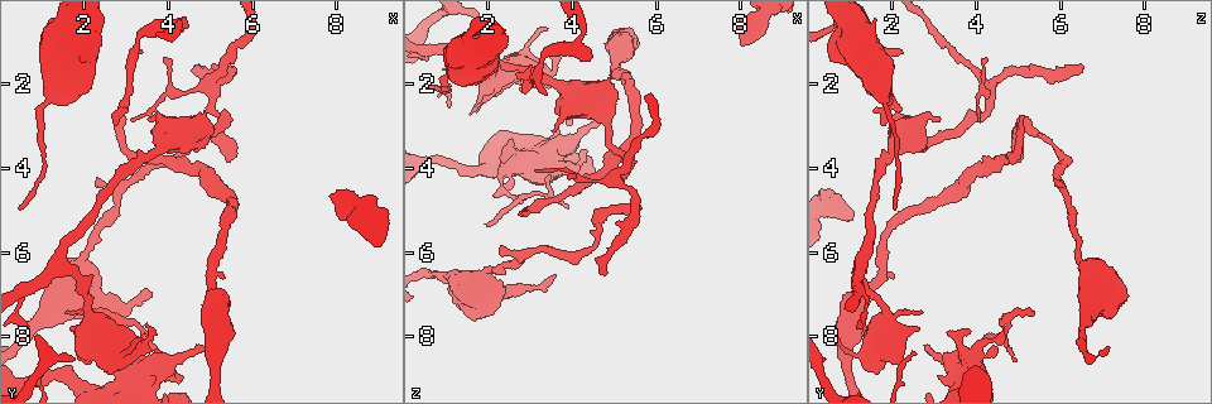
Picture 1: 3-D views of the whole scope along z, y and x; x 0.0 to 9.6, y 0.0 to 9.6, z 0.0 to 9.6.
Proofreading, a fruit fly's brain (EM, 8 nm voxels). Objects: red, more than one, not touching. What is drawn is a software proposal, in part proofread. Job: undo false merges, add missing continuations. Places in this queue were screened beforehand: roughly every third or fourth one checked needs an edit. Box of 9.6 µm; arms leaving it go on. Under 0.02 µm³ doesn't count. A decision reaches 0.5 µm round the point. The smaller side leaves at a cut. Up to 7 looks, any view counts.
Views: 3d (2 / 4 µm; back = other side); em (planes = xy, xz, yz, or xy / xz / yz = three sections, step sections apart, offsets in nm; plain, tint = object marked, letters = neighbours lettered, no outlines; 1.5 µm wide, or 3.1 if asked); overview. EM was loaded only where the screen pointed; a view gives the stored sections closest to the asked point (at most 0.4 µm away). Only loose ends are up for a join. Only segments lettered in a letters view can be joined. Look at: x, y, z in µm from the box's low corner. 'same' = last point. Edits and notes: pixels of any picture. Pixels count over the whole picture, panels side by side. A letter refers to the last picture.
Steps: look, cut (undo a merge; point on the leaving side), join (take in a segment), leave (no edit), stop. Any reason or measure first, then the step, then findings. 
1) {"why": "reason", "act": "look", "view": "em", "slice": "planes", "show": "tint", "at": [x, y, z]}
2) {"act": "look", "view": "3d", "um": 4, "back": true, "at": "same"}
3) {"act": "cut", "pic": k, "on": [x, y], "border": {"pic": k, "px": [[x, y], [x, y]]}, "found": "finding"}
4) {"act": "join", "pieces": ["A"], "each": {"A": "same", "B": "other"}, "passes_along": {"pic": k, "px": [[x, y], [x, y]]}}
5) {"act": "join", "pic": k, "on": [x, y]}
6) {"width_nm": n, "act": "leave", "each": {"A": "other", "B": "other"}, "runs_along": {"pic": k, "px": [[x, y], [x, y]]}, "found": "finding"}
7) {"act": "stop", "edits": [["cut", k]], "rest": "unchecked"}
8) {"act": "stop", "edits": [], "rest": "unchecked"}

{"why": "calibre changes", "act": "look", "view": "3d", "um": 4, "at": [1.95, 6.20, 6.50]}

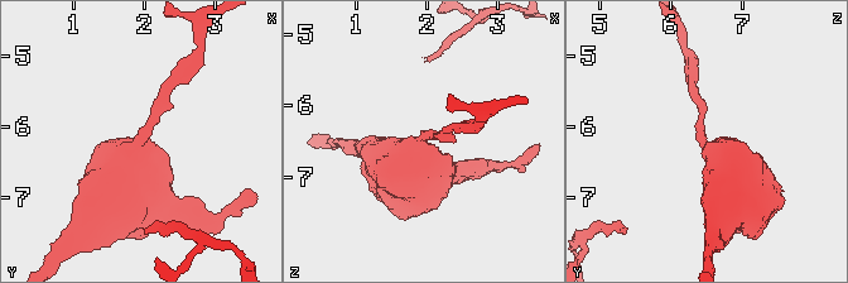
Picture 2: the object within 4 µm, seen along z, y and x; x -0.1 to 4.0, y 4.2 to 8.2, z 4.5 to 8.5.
{"arm_widths_nm": [160, 850], "why": "now the EM", "act": "look", "view": "em", "slice": "planes", "show": "plain", "at": [1.90, 6.20, 6.45]}

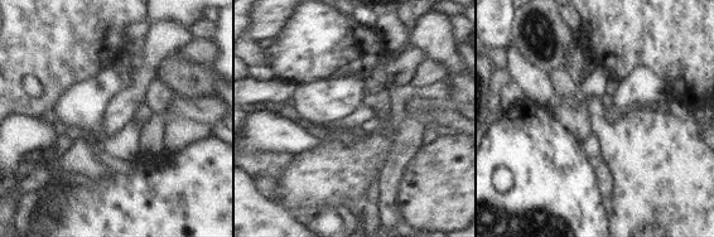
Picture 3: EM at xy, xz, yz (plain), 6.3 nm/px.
{"why": "what lies round it", "act": "look", "view": "em", "slice": "planes", "show": "letters", "at": "same"}

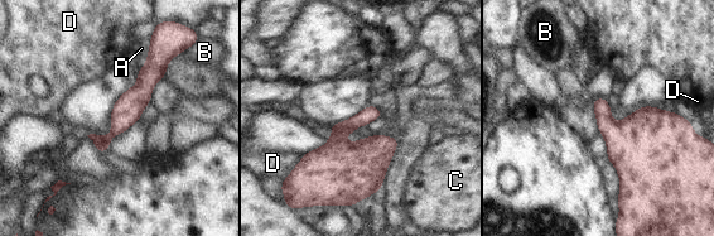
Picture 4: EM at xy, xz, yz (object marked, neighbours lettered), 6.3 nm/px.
{"act": "leave", "each": {"A": "other", "B": "other", "C": "other", "D": "other"}, "border": {"pic": 4, "px": [[304, 154], [292, 172]]}, "found": "continuous, no second neuron"}

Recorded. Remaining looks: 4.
{"why": "thin end", "act": "look", "view": "3d", "um": 2, "at": [0.75, 7.75, 1.25]}

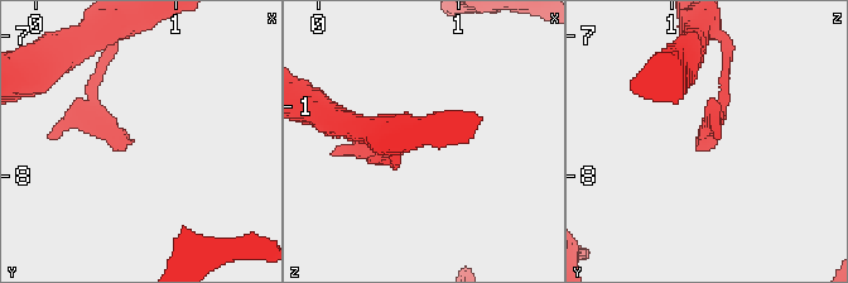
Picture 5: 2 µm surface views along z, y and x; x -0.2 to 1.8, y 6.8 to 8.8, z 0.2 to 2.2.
{"act": "look", "view": "em", "slice": "planes", "show": "letters", "at": [0.70, 7.74, 1.24]}

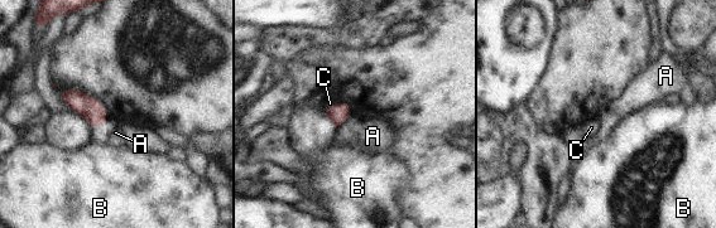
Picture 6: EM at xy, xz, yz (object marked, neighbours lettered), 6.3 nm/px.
{"act": "join", "pieces": ["C"], "each": {"A": "other", "B": "other", "C": "same"}, "passes_along": {"pic": 6, "px": [[91, 110], [106, 119], [100, 135]]}, "found": "the neuron continues"}

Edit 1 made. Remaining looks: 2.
{"act": "stop", "edits": [["join", 6]], "rest": "unchecked"}

